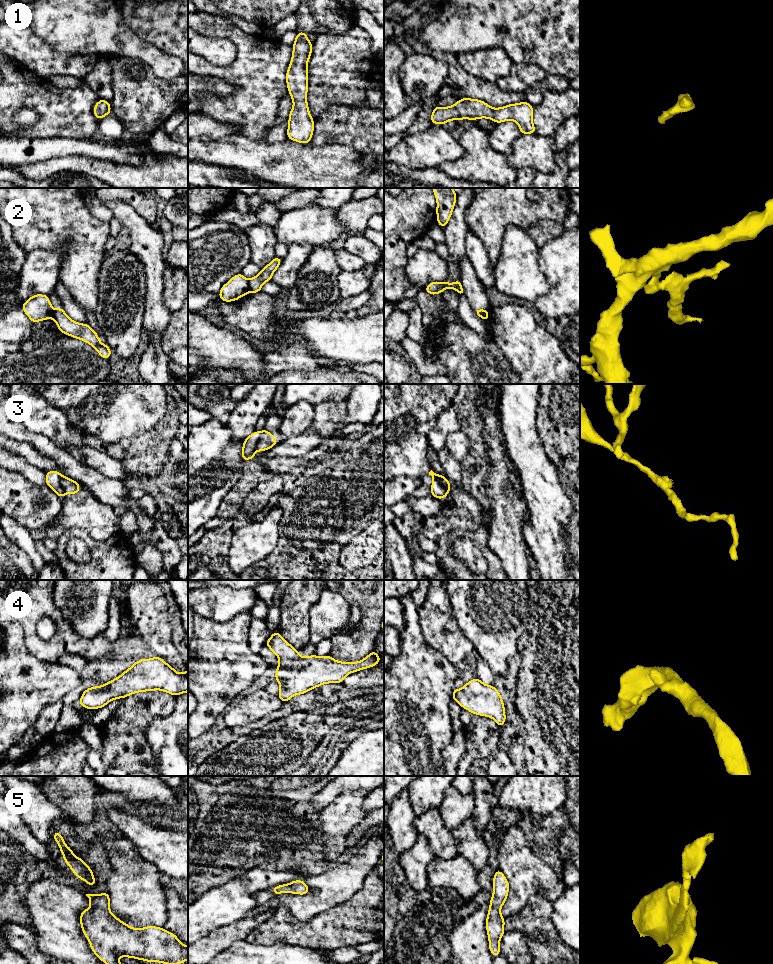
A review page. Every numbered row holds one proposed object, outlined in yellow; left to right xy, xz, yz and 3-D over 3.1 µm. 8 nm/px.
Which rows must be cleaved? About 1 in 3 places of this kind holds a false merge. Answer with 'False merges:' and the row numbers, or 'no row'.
False merges: 2, 3

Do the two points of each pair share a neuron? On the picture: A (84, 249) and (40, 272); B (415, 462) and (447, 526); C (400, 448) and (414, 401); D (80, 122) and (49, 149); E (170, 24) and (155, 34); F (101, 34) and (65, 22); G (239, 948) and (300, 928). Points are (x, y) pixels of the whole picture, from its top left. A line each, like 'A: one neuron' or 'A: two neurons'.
A: two neurons
B: one neuron
C: one neuron
D: two neurons
E: one neuron
F: one neuron
G: two neurons

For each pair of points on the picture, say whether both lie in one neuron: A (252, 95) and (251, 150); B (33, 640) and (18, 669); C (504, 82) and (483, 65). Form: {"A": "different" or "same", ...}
{"A": "different", "B": "different", "C": "different"}

